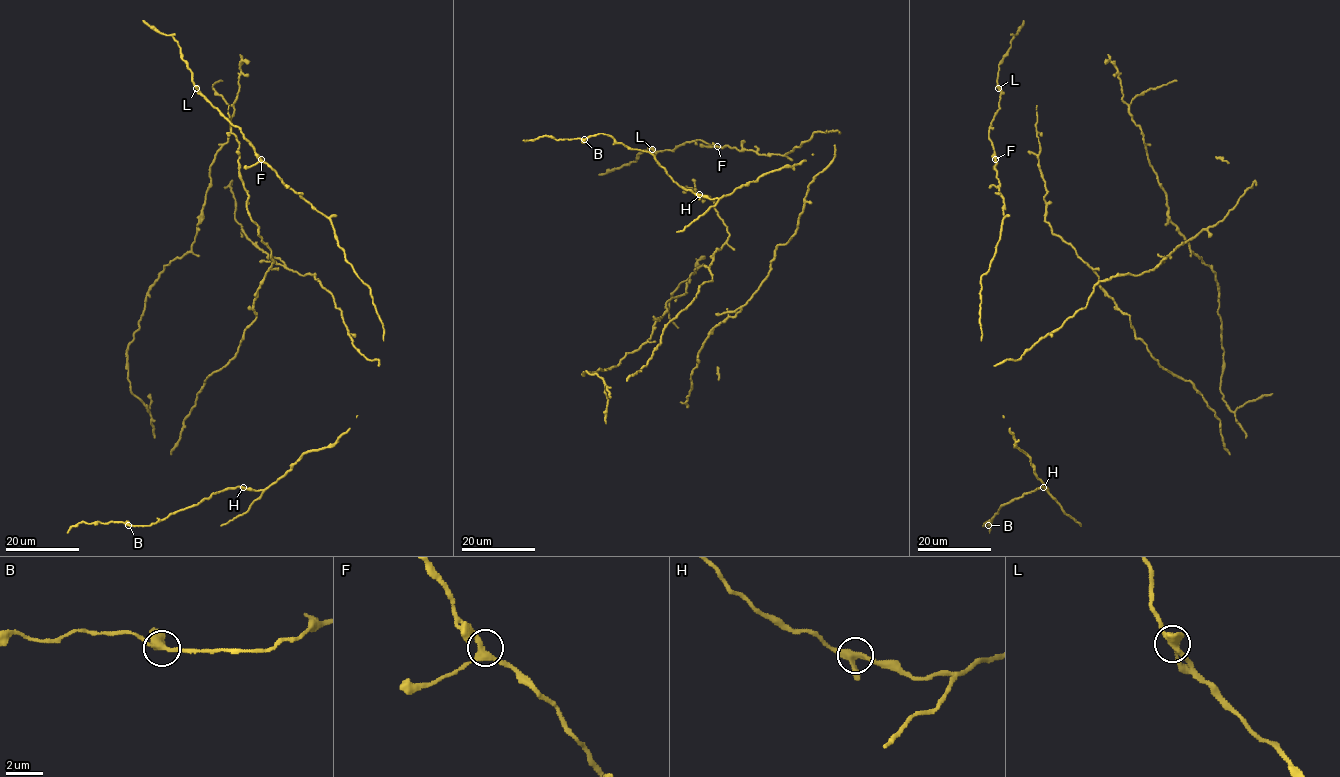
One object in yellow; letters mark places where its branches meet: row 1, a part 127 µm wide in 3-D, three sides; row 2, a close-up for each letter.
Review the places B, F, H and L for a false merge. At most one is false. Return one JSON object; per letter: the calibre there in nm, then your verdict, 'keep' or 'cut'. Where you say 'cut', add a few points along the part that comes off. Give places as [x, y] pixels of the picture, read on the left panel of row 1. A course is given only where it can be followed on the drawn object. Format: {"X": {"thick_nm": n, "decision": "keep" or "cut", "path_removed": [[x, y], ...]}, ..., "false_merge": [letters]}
{"B": {"thick_nm": 360, "decision": "keep"}, "F": {"thick_nm": 240, "decision": "keep"}, "H": {"thick_nm": 320, "decision": "keep"}, "L": {"thick_nm": 340, "decision": "keep"}, "false_merge": []}

